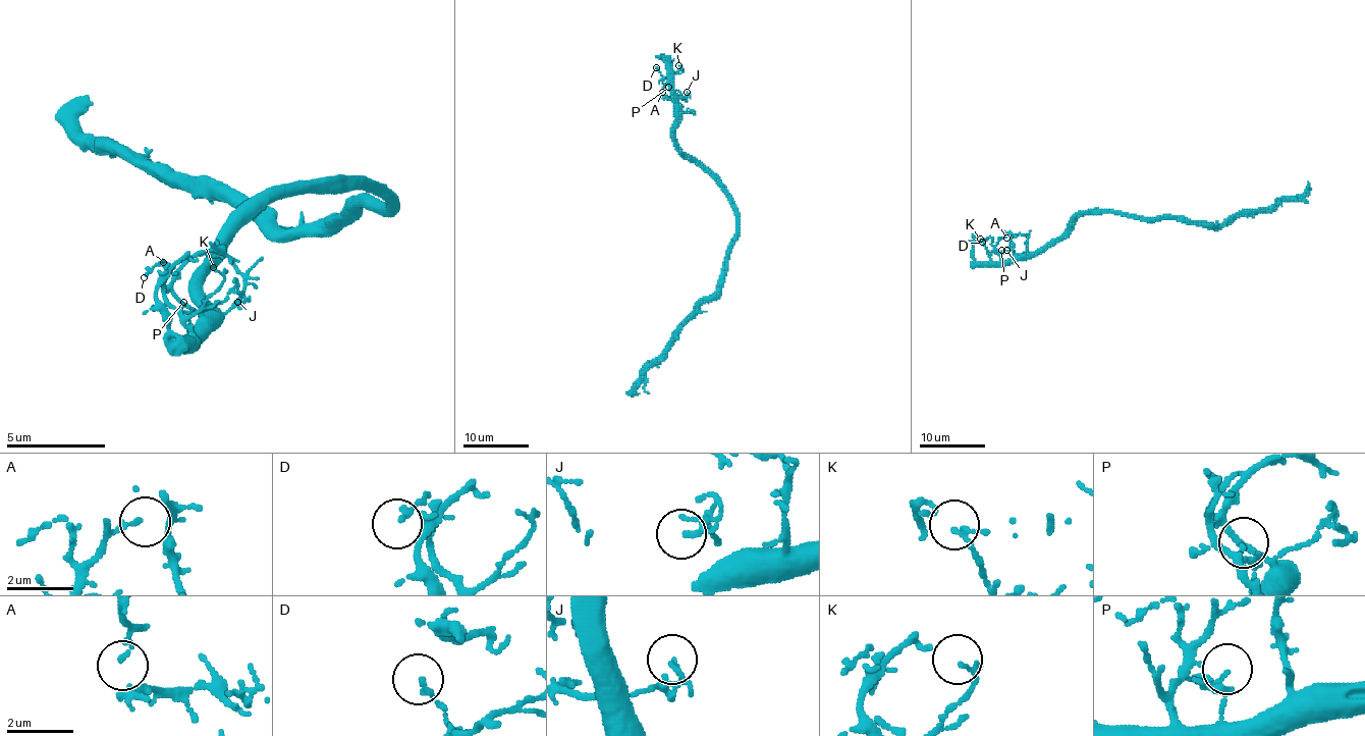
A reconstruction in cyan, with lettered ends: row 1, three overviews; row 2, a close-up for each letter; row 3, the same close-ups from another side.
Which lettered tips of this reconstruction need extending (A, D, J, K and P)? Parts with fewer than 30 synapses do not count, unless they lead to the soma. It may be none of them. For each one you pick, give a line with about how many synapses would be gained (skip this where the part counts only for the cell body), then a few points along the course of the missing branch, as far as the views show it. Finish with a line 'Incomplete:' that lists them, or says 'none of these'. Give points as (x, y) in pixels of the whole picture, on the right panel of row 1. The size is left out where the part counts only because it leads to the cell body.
Incomplete: none of these

